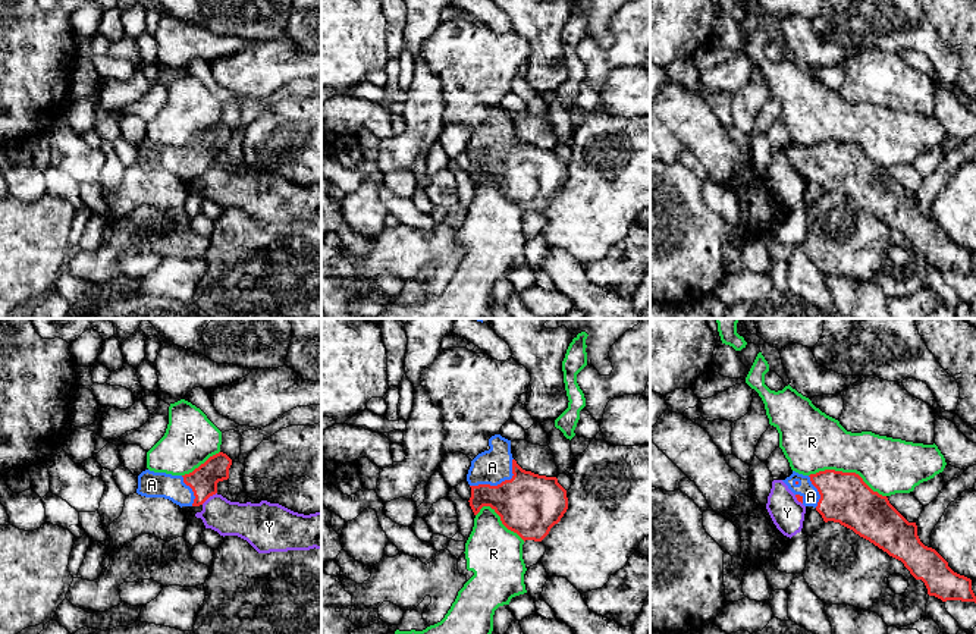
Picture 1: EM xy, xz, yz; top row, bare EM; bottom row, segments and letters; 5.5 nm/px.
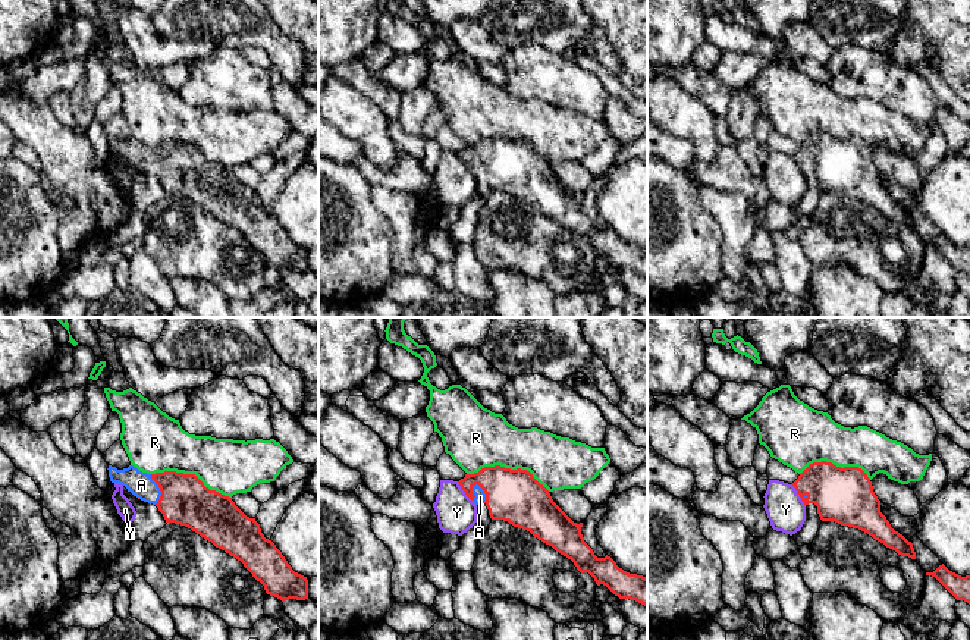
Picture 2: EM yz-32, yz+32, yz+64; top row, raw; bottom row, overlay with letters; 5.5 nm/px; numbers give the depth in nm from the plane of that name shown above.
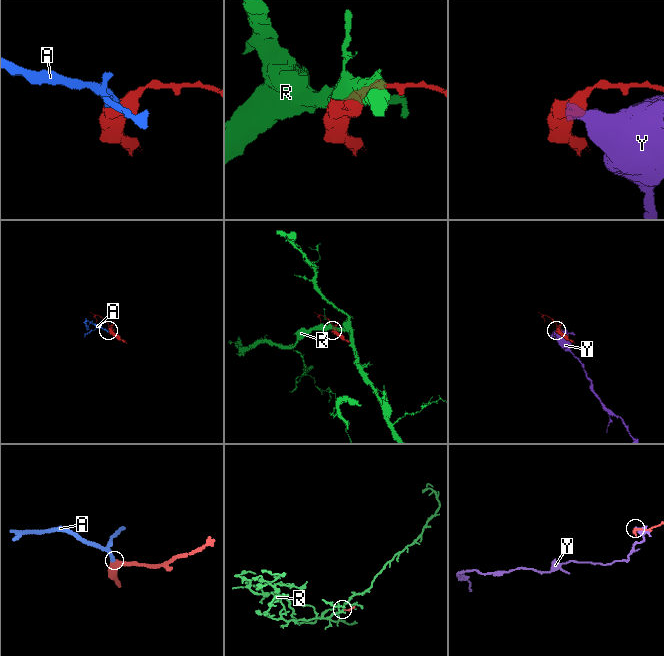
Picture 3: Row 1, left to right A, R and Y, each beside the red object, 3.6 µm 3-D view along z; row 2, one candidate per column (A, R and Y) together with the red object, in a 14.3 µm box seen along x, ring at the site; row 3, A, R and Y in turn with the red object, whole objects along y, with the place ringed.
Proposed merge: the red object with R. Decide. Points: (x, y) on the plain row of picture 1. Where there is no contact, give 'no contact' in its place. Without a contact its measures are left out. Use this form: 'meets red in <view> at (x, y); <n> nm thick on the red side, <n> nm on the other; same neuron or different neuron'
meets red in yz at (847, 144); 280 nm thick on the red side, 320 nm on the other; different neuron

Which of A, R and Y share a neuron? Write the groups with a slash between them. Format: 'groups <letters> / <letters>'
groups A / R / Y

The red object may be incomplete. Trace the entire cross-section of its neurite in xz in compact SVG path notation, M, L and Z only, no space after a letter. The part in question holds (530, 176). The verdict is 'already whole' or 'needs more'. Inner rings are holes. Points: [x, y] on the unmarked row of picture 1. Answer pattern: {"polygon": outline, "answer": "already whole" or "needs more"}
{"polygon": "M495 106L489 110L489 122L478 125L467 145L471 158L470 178L477 186L483 178L490 178L502 195L517 204L524 213L542 213L550 200L561 192L568 181L567 161L556 148L539 147L522 141L511 125L511 112Z", "answer": "needs more"}

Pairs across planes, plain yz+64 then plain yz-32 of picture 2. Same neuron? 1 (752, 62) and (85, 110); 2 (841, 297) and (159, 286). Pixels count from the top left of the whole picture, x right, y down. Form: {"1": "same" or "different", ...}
{"1": "different", "2": "different"}

